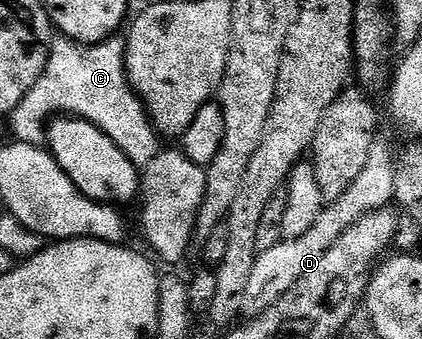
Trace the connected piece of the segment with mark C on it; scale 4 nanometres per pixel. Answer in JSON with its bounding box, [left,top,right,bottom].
[17,36,161,168]

